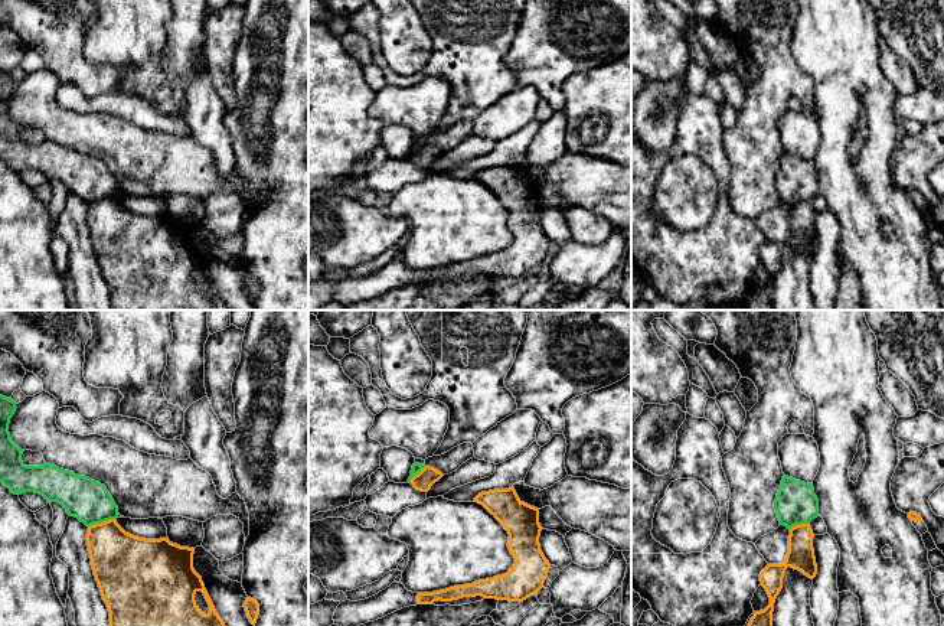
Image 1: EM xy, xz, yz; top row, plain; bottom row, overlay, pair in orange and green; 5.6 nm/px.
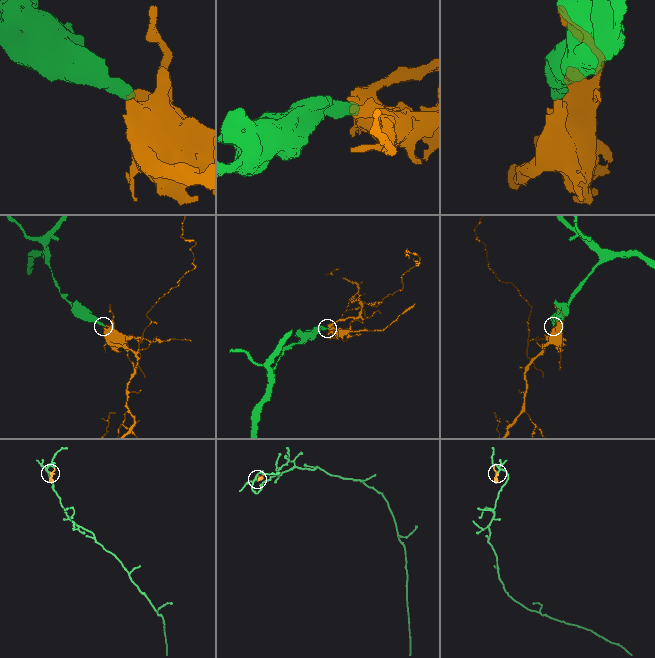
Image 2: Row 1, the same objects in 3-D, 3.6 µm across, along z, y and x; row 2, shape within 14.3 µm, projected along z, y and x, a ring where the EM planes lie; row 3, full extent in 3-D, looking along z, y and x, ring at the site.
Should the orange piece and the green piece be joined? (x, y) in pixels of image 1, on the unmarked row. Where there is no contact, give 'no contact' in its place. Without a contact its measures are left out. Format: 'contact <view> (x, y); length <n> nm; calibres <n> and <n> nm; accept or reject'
contact xy (101, 199); length 170 nm; calibres 320 and 240 nm; reject

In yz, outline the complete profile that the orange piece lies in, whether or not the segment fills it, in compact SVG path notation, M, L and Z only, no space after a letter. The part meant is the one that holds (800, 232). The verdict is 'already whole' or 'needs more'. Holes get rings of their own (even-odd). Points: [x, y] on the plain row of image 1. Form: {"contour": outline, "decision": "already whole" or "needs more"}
{"contour": "M809 200L796 202L790 206L788 229L783 241L768 241L760 251L761 263L765 265L770 281L760 288L754 288L747 309L772 310L772 288L777 273L783 265L784 250L788 244L801 248L809 255L817 251L817 241L813 225L814 211Z", "decision": "already whole"}

